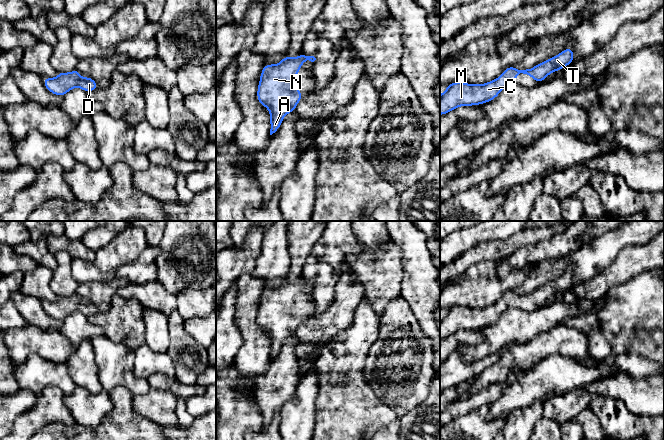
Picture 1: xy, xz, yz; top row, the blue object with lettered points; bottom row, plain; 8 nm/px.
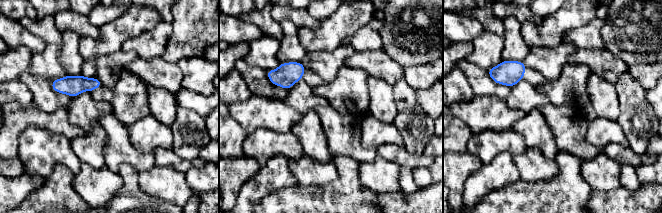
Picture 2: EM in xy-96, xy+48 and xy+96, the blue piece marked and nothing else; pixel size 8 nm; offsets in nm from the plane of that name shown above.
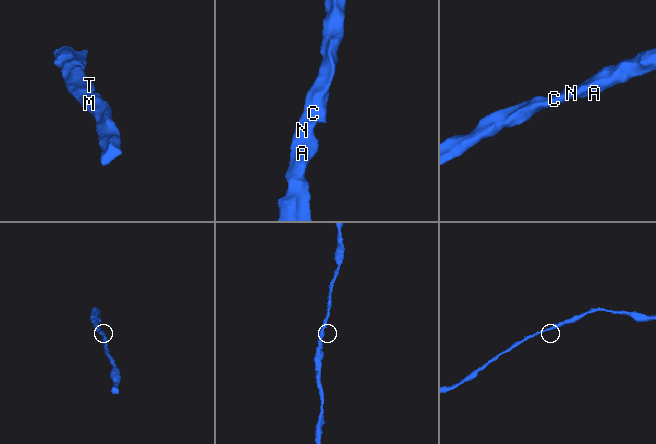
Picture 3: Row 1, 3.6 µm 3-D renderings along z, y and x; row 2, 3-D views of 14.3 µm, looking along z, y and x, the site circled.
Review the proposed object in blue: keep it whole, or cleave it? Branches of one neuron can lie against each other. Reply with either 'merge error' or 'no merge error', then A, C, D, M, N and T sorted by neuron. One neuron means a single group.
no merge error; A C D M N T

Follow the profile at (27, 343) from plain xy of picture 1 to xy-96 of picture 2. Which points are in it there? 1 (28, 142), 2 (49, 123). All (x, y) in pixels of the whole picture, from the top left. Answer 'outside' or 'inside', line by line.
1: outside
2: inside

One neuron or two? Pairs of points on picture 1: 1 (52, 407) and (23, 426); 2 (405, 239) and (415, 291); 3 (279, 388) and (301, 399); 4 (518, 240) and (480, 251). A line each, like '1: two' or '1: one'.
1: one
2: one
3: two
4: one

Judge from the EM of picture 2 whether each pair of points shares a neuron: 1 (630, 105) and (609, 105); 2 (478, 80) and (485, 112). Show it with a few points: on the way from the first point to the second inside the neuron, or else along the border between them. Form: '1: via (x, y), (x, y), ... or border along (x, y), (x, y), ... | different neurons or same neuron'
1: border along (613, 84), (619, 104), (617, 120) | different neurons
2: border along (475, 94), (496, 95), (504, 99) | different neurons

